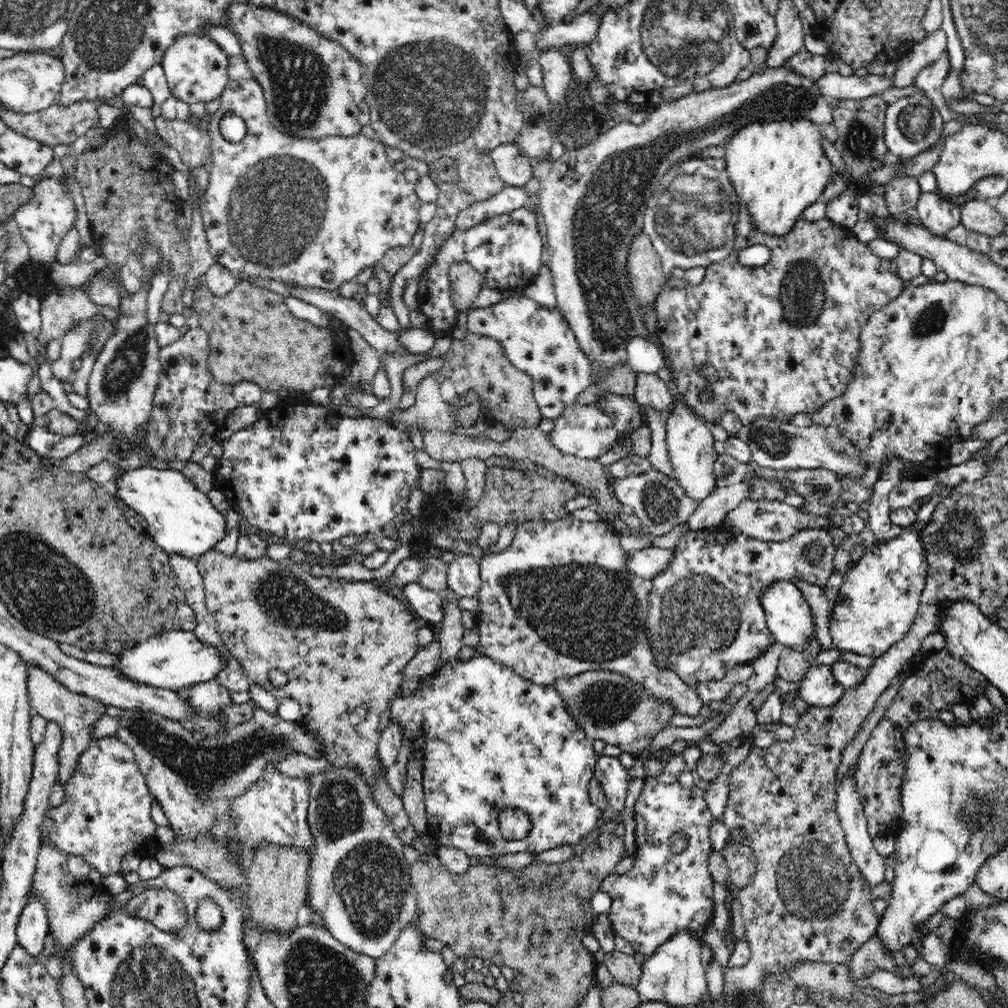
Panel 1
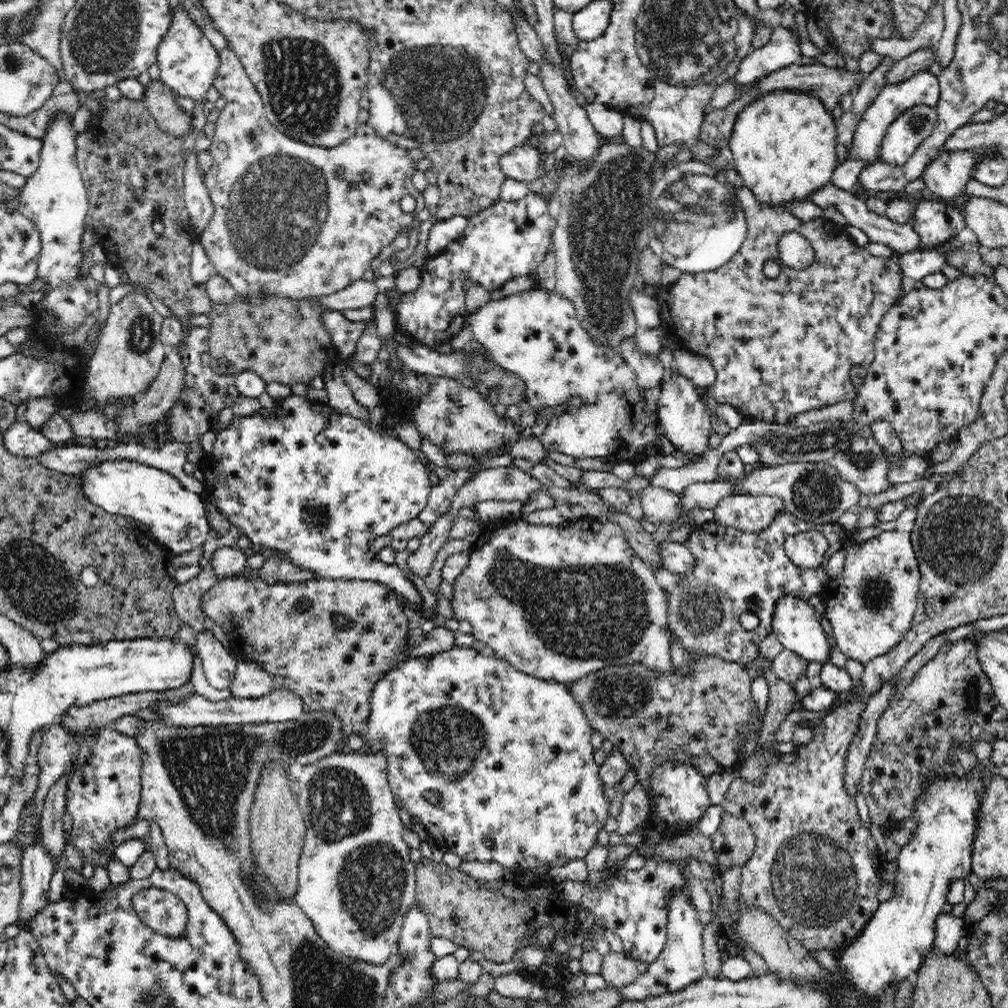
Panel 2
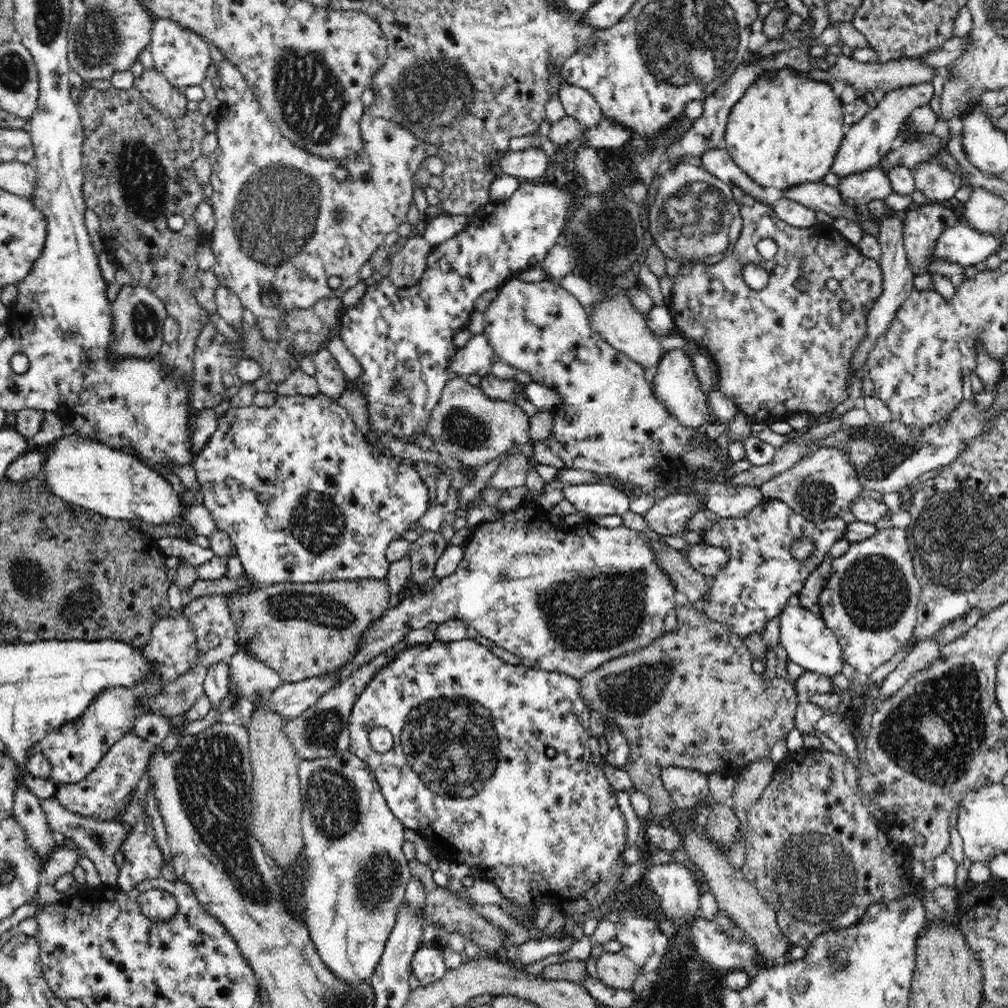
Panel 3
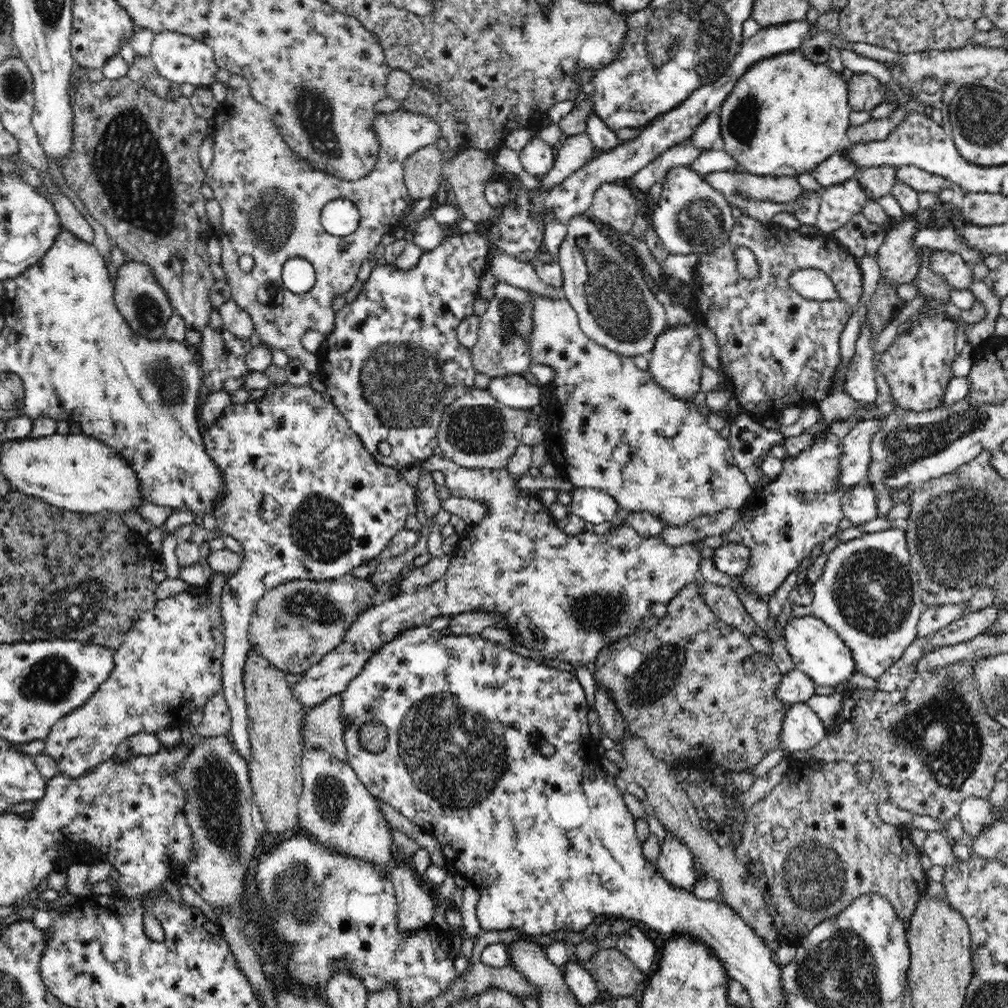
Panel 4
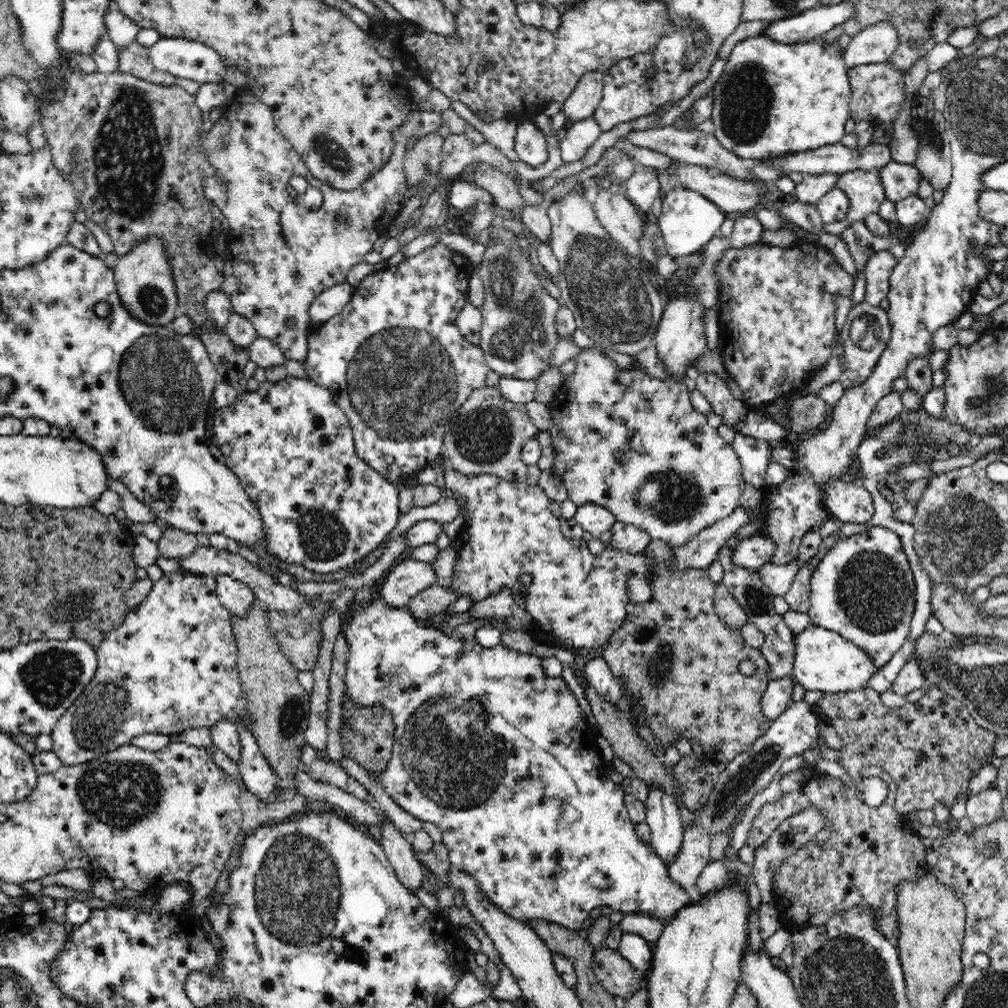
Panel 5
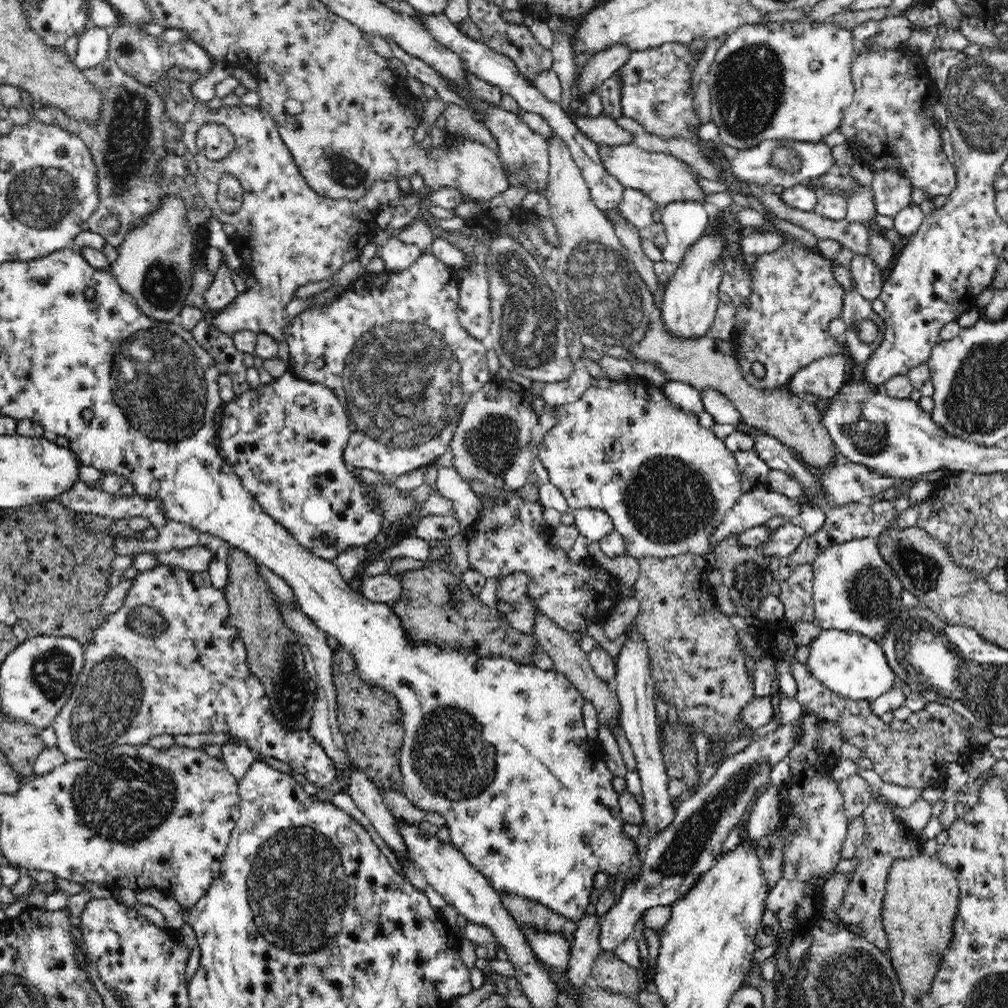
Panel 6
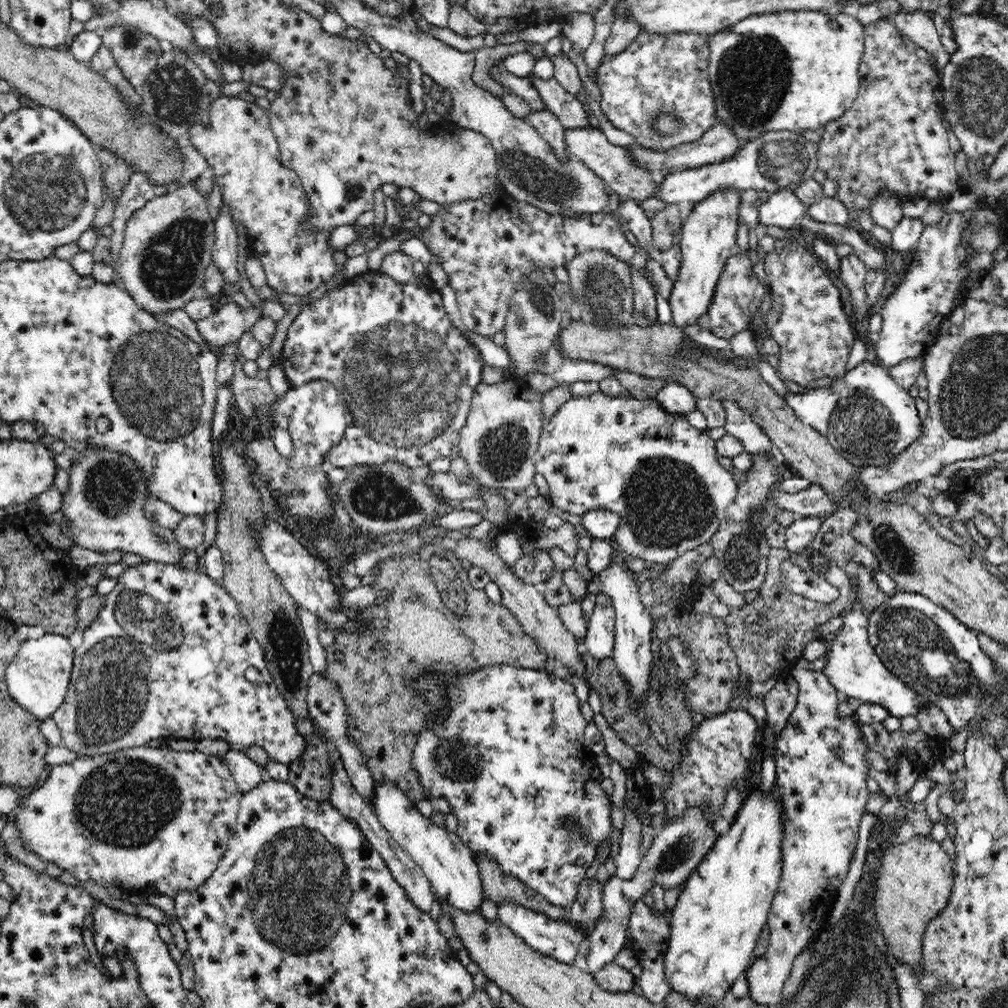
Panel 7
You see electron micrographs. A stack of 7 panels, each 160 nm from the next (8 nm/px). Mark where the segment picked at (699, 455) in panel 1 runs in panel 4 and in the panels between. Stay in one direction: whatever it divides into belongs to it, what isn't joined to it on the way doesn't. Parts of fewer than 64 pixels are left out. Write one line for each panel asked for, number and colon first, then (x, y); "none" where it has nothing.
2: (681, 412)
3: (677, 387)
4: (676, 364)

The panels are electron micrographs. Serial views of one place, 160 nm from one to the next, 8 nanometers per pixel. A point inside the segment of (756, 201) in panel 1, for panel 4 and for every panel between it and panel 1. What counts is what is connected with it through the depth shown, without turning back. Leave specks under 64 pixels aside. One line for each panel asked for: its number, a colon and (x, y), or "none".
2: (784, 145)
3: (786, 130)
4: (786, 115)

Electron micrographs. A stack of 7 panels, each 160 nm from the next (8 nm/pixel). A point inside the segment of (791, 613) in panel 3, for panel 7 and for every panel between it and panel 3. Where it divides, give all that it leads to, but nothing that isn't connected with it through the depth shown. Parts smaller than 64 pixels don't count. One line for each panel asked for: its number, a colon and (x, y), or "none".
4: (817, 650)
5: (824, 661)
6: (850, 665)
7: (852, 666)

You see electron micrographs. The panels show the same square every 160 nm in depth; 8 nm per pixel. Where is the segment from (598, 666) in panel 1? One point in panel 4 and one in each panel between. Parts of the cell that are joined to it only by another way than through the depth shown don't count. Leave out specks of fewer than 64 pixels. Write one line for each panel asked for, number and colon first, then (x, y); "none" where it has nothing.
2: (559, 602)
3: (567, 600)
4: (568, 596)

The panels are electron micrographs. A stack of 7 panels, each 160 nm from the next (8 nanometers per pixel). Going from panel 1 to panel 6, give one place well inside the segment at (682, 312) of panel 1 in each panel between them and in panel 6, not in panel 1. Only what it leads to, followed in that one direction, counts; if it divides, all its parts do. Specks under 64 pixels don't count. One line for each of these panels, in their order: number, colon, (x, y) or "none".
2: (781, 346)
3: (778, 351)
4: (778, 349)
5: (777, 319)
6: (794, 295)

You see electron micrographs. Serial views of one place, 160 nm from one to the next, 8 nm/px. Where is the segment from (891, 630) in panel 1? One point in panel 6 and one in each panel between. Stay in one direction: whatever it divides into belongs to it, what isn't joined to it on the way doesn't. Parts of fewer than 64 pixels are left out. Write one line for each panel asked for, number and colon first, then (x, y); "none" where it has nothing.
2: (871, 604)
3: (870, 601)
4: (868, 593)
5: (864, 589)
6: (855, 589)

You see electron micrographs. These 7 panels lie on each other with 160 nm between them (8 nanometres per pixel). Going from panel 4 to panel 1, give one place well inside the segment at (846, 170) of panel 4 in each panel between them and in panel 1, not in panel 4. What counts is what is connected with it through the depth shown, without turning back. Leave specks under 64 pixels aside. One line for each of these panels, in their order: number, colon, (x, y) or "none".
1: (929, 81)
2: (923, 88)
3: (866, 142)

